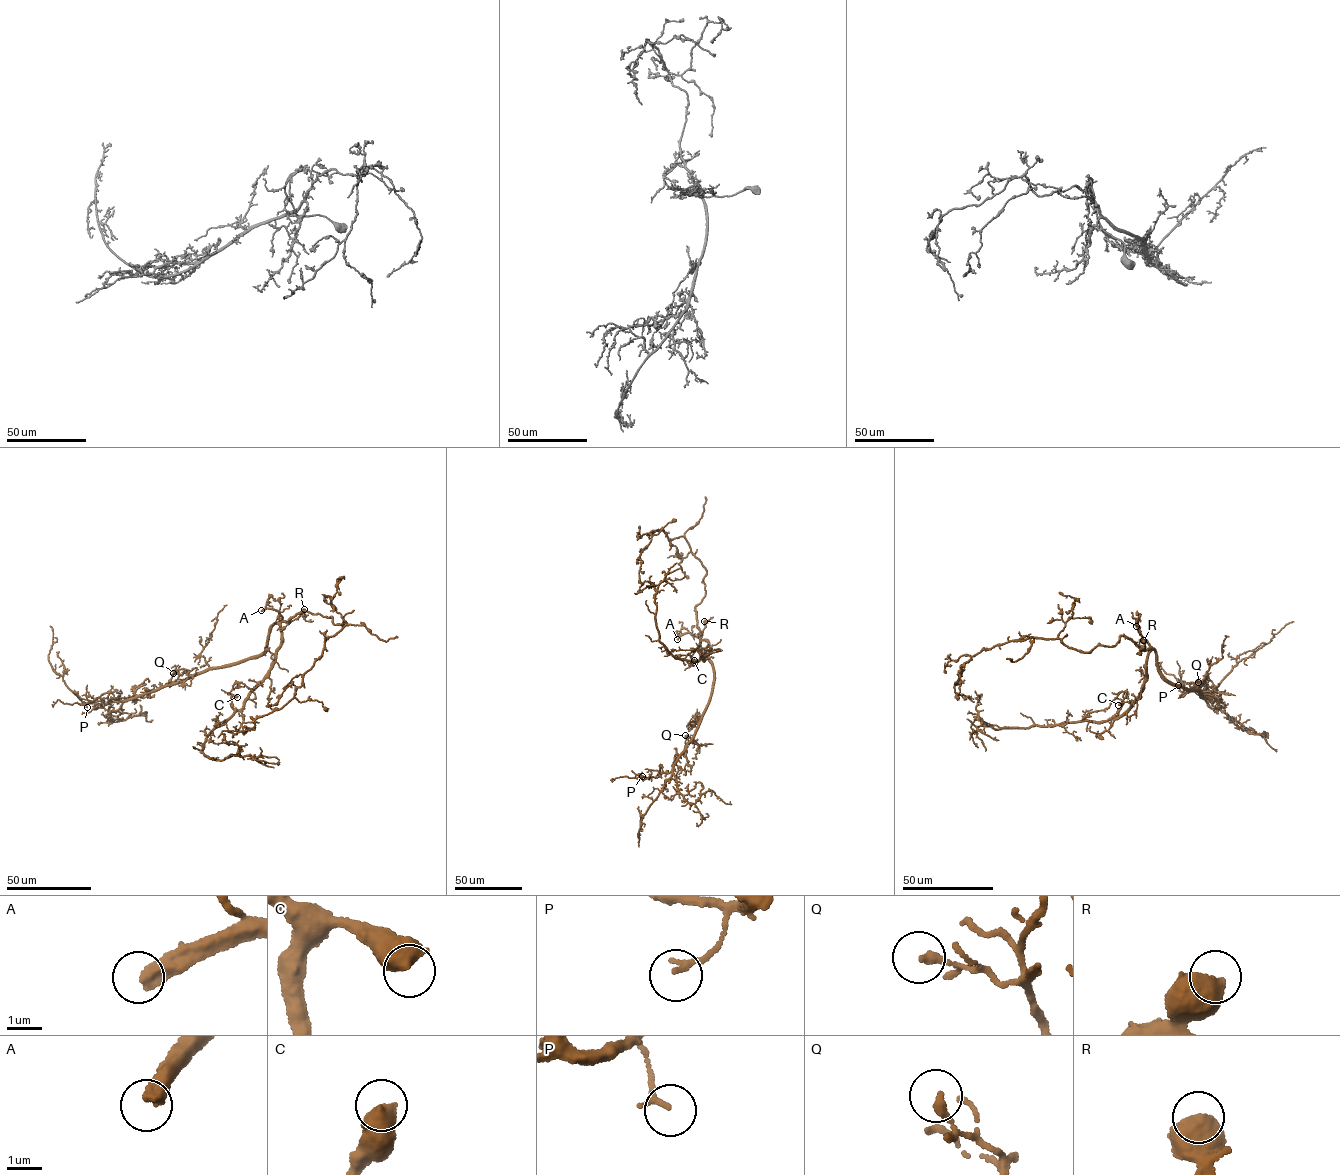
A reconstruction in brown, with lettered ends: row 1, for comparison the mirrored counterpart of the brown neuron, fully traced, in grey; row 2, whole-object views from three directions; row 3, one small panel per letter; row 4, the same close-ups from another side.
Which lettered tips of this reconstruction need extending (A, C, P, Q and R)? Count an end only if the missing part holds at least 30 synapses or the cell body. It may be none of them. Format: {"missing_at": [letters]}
{"missing_at": ["A"]}

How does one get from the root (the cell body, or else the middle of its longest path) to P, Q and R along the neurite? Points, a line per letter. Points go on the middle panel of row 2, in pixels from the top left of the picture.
P: (701, 640), (700, 649), (714, 672), (711, 695), (694, 734), (670, 771), (653, 777), (642, 776)
Q: (701, 640), (700, 649), (714, 672), (711, 695), (692, 741), (685, 735)
R: (701, 640), (704, 621)

